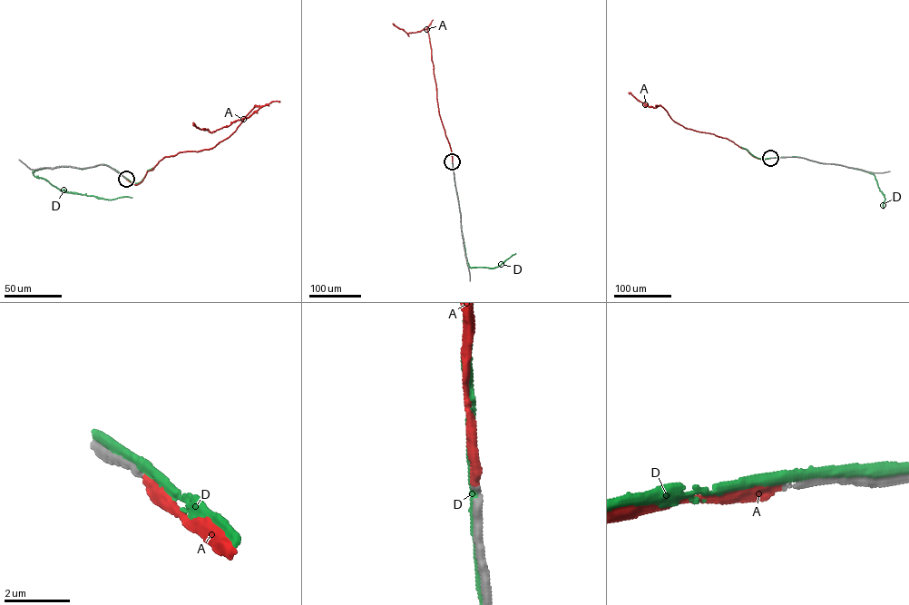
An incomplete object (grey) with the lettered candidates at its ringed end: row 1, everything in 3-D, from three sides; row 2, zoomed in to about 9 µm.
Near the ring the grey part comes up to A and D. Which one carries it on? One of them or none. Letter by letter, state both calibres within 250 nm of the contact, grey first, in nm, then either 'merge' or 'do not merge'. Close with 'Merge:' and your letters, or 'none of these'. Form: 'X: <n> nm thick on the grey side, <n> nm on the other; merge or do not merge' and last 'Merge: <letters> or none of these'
A: 190 nm thick on the grey side, 320 nm on the other; merge
D: 240 nm thick on the grey side, 280 nm on the other; do not merge
Merge: A

